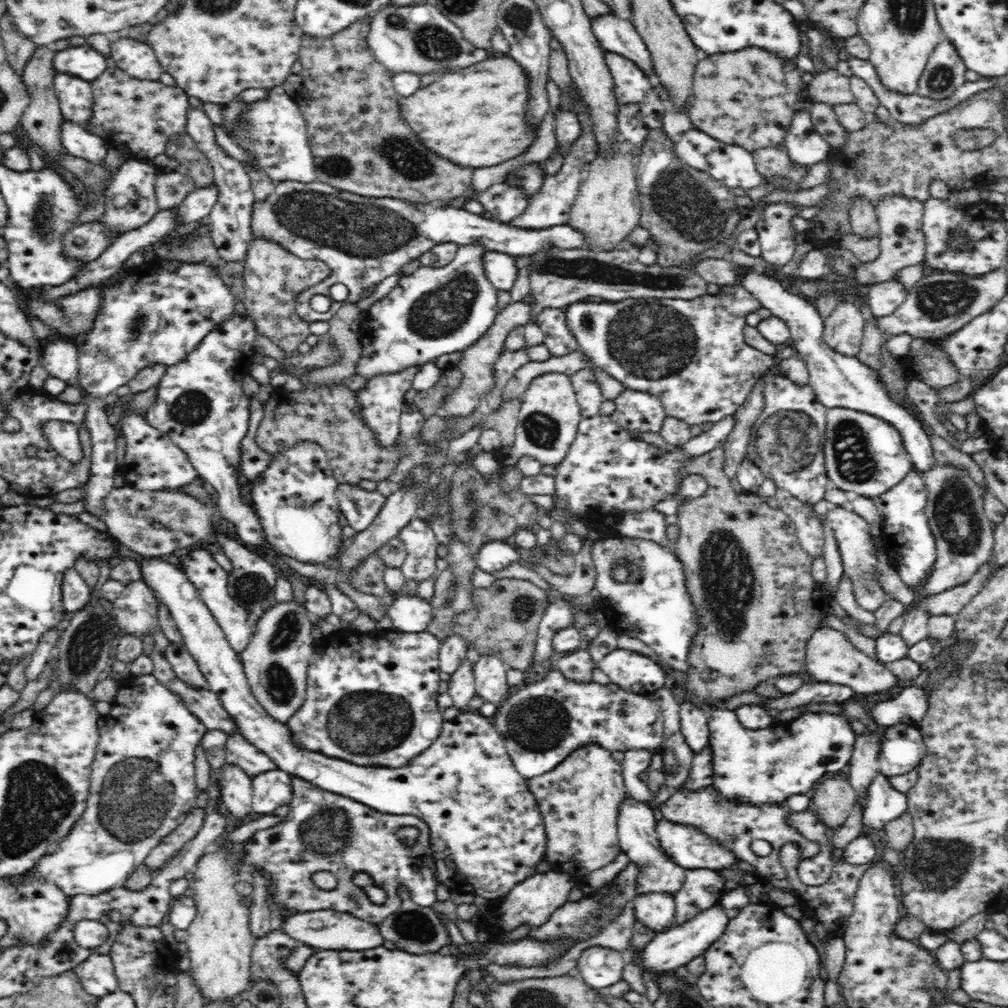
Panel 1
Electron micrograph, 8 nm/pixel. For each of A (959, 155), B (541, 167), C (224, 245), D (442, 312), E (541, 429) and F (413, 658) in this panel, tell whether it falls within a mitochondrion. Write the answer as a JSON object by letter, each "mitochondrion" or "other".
{"A":"other","B":"other","C":"other","D":"mitochondrion","E":"mitochondrion","F":"other"}

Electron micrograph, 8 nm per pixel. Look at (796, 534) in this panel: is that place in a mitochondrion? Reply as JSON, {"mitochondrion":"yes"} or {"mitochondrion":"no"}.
{"mitochondrion":"no"}

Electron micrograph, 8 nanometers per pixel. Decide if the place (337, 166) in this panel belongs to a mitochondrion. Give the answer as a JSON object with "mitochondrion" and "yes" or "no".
{"mitochondrion":"yes"}

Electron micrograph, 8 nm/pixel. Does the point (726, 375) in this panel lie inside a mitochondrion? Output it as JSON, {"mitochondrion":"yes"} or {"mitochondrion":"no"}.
{"mitochondrion":"no"}

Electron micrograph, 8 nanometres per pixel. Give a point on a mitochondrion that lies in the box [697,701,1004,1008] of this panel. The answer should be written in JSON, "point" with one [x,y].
{"point":[938,865]}

